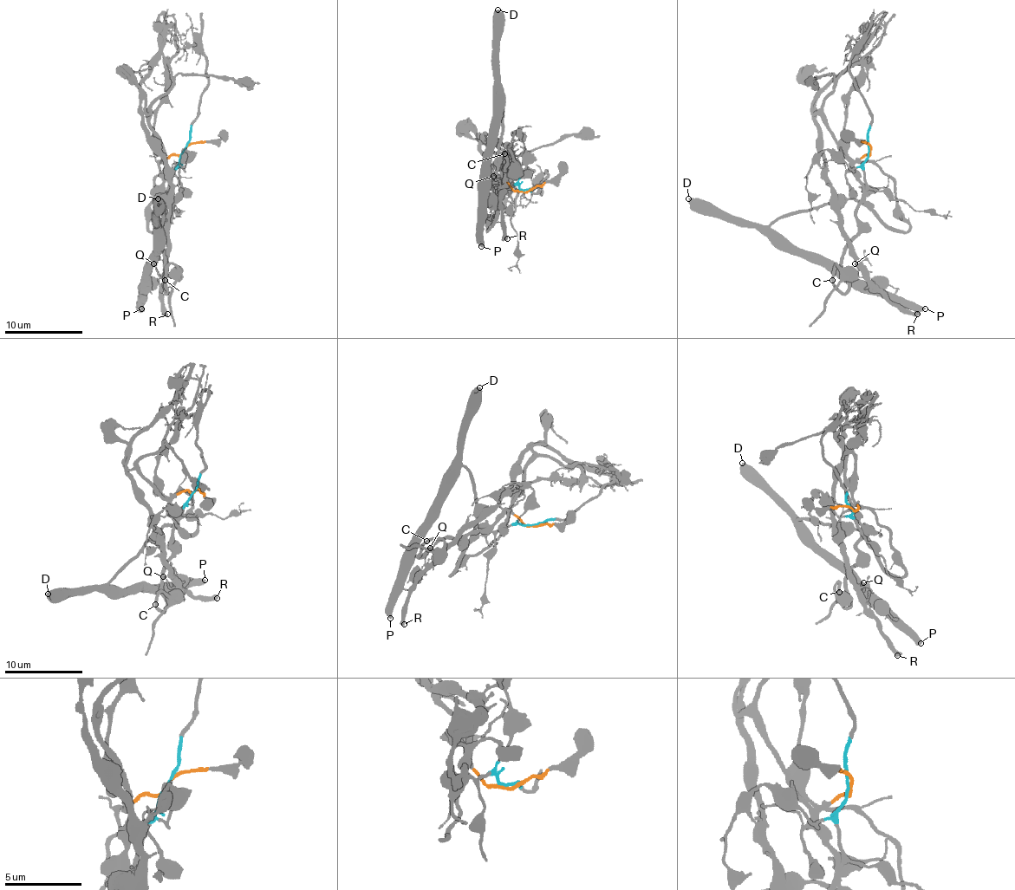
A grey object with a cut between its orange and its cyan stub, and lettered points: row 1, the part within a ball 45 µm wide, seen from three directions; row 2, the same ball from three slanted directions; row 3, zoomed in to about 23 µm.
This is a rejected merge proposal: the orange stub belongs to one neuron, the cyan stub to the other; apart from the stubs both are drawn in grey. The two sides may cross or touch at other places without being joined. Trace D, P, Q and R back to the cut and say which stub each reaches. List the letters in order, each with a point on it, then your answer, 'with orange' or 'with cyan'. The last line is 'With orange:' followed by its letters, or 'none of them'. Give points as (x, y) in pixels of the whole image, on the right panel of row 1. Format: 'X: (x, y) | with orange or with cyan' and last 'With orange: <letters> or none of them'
D: (688, 198) | with cyan
P: (925, 308) | with cyan
Q: (855, 263) | with cyan
R: (917, 314) | with cyan
With orange: none of them

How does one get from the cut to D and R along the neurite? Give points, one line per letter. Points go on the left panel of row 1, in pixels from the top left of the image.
D: (185, 149), (169, 190), (156, 202), (158, 199), (161, 207), (159, 225), (158, 198)
R: (185, 149), (169, 190), (156, 202), (158, 199), (167, 211), (167, 272), (161, 289), (161, 302), (167, 315)

